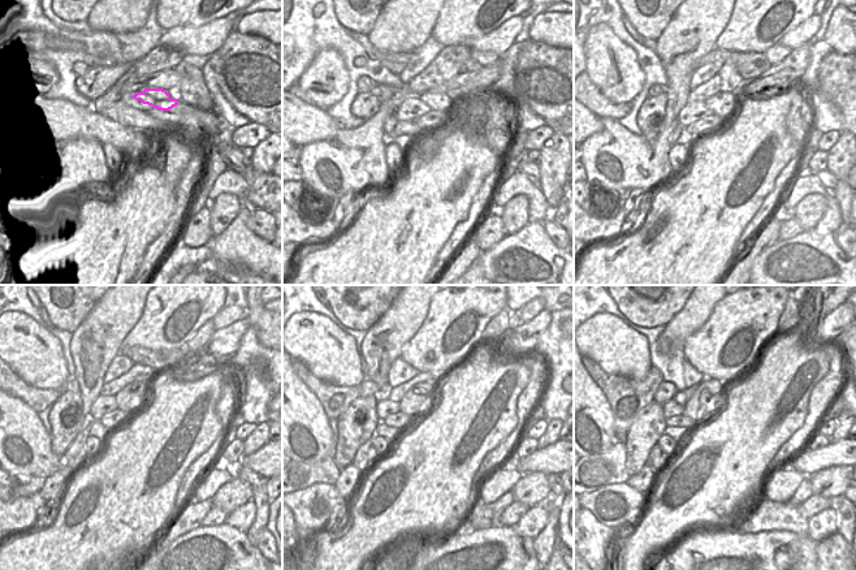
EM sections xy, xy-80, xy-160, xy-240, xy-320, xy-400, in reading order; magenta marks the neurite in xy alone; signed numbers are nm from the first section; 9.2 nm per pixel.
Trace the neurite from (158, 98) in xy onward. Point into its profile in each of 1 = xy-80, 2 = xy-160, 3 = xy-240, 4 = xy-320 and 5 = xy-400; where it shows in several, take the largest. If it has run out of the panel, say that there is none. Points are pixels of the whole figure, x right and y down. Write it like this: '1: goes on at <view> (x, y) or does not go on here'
1: goes on at xy-80 (436, 102)
2: goes on at xy-160 (722, 103)
3: goes on at xy-240 (135, 396)
4: goes on at xy-320 (420, 397)
5: goes on at xy-400 (709, 391)

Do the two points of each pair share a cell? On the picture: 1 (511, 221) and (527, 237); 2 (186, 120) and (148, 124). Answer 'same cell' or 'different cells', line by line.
1: different cells
2: different cells

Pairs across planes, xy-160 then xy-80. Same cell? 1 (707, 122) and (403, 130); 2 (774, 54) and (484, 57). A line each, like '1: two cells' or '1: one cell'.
1: two cells
2: one cell

